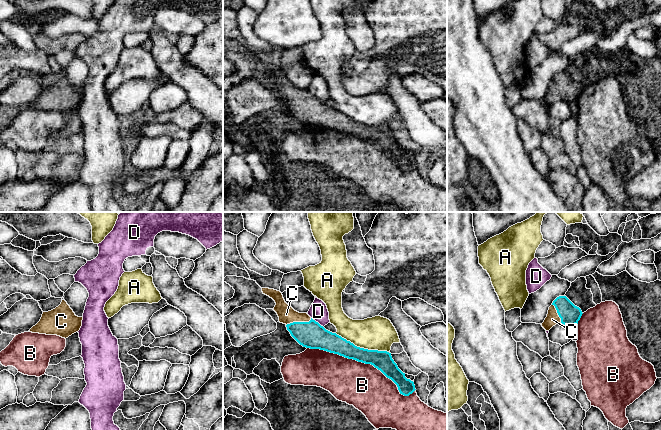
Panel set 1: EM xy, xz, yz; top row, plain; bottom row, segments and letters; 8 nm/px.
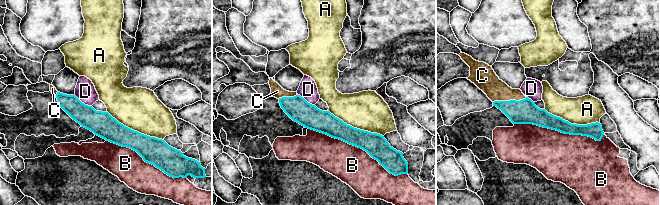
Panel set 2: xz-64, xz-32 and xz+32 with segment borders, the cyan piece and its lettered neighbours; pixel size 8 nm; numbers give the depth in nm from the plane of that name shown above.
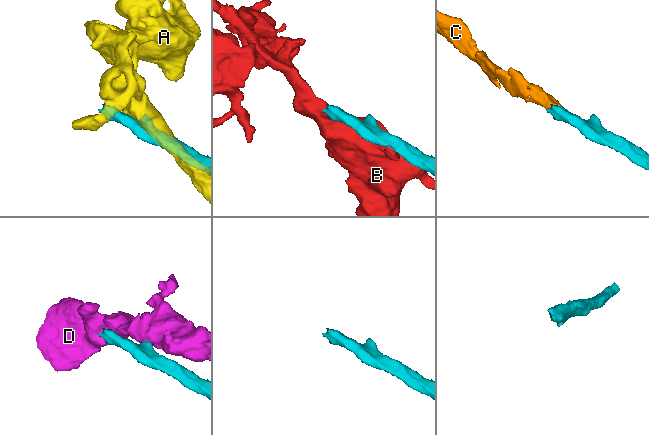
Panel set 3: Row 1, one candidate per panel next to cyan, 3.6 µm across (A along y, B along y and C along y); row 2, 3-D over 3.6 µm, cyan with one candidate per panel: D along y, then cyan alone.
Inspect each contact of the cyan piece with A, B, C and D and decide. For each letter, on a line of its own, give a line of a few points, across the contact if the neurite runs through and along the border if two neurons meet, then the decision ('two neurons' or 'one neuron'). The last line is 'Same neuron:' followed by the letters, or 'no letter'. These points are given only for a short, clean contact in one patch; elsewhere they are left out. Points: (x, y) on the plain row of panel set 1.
A: two neurons
B: two neurons
C: line xz (311, 110), (298, 98), (286, 90); one neuron
D: line xz (311, 93), (323, 103); two neurons
Same neuron: C

